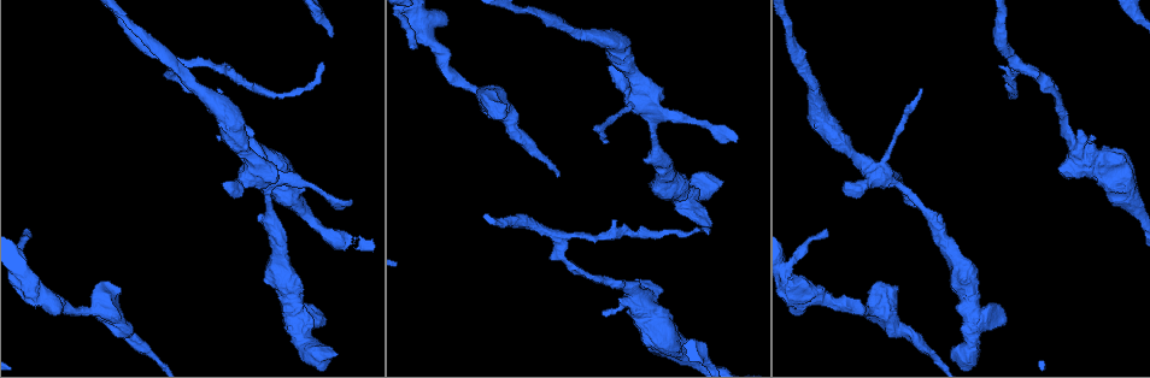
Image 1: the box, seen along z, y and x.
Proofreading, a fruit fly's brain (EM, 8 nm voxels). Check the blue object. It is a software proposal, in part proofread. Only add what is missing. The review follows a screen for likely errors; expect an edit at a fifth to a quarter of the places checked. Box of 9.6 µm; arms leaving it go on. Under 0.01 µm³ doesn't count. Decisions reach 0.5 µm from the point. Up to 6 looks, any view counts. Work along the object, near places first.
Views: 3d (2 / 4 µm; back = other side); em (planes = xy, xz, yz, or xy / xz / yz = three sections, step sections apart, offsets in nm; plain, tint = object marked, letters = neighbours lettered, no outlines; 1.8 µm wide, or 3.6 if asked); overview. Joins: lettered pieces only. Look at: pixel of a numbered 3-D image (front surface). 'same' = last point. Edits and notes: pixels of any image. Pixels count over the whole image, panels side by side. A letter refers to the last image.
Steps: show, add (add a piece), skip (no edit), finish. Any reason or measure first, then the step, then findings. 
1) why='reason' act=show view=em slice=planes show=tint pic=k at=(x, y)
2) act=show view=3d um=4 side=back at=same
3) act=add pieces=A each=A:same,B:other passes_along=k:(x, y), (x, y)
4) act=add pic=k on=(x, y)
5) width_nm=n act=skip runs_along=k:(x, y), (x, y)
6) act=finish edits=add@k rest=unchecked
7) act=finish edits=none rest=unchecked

why='branch stops here' act=show view=3d um=4 pic=1 at=(604, 316)

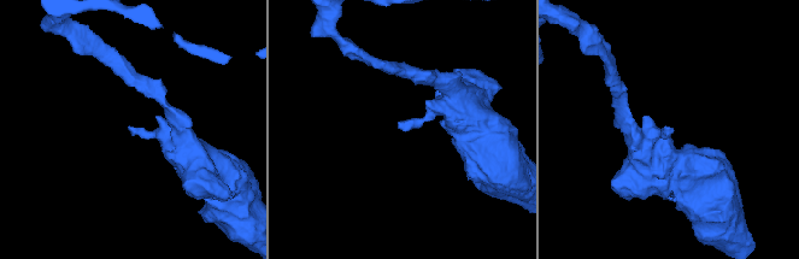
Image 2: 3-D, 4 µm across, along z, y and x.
act=show view=em slice=planes show=letters pic=2 at=(399, 128)

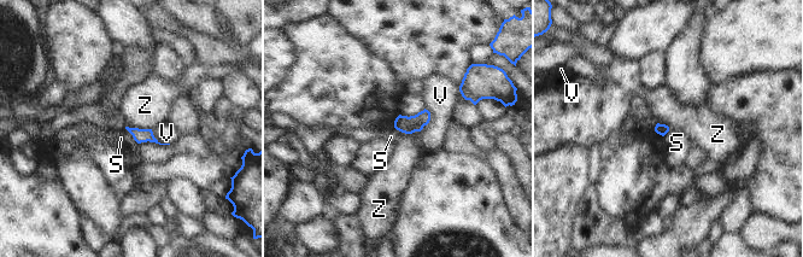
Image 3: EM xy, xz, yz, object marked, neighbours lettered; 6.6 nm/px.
act=skip each=S:other,V:other,Z:other border=3:(124, 128), (138, 144) found='no lettered piece goes on from it'

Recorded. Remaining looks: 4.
why='abrupt turn' act=show view=em um=3.6 slice=planes show=tint pic=1 at=(1020, 66)

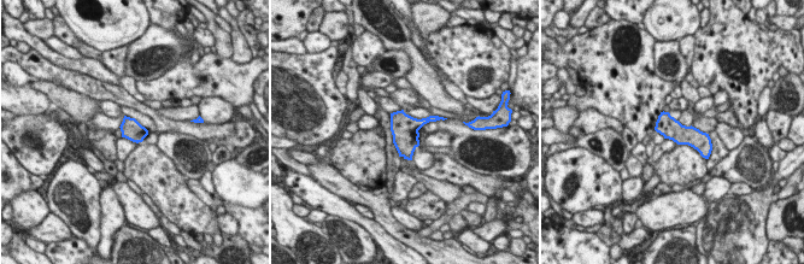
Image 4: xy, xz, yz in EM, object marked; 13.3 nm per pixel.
why='what lies round it' act=show view=em um=3.6 slice=planes show=letters at=same

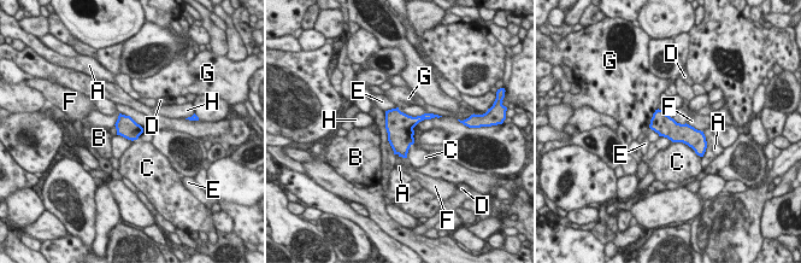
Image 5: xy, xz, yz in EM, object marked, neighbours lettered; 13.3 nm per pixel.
longest_contact=C:460nm act=skip each=A:other,B:other,C:other,D:other,E:other,F:other,G:other,H:other found='no lettered piece goes on from it'

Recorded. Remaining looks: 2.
act=show view=em slice=yz step=8 show=tint pic=1 at=(827, 234)

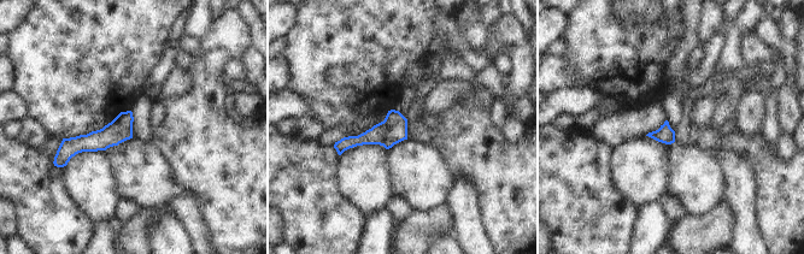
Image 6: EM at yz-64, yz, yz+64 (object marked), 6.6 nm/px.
why='what lies round it' act=show view=em slice=yz step=8 show=letters at=same

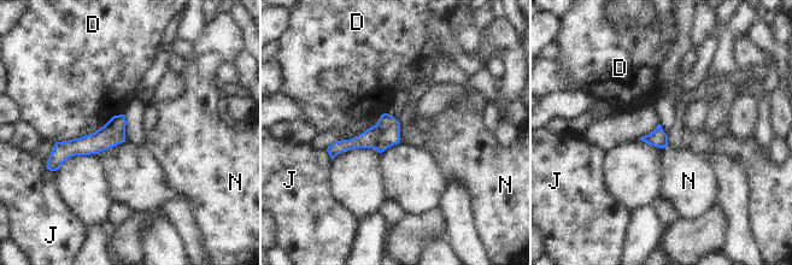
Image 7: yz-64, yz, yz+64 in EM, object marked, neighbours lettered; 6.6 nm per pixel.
act=skip each=D:other,J:other,N:other runs_along=7:(122, 118), (99, 141), (57, 153) found='no lettered piece goes on from it'

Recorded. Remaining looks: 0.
act=finish edits=none rest=unchecked

